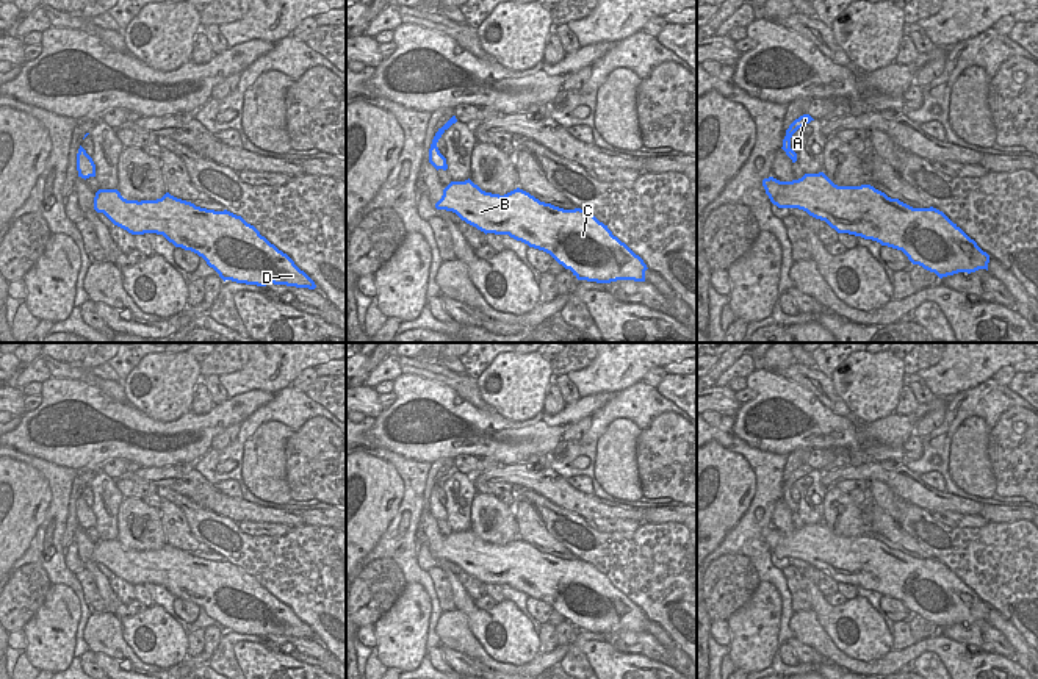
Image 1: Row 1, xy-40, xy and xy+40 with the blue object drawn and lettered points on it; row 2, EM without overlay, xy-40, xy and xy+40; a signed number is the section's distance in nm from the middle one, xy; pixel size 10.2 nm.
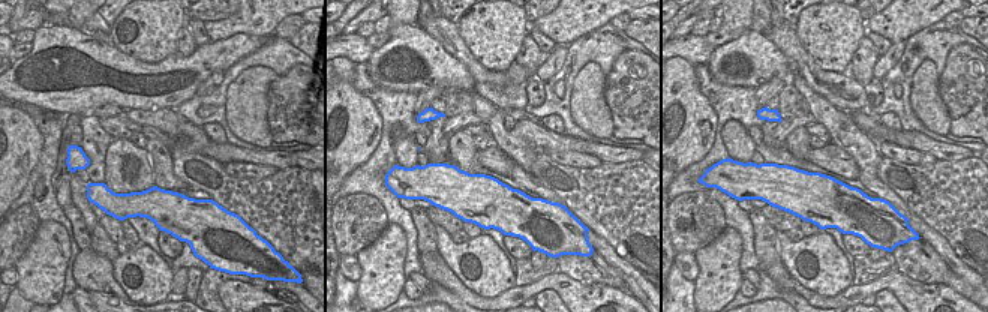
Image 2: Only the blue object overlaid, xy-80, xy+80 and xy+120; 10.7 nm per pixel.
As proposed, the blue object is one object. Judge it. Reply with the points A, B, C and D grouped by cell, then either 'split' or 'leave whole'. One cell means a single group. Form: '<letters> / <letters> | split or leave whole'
A B C D | leave whole

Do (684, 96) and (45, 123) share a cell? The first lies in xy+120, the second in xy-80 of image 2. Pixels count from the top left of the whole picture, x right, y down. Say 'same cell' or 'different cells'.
different cells

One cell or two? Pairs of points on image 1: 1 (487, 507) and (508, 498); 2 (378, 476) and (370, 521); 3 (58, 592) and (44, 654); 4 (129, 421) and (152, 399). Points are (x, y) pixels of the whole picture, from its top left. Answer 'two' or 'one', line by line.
1: two
2: one
3: one
4: two

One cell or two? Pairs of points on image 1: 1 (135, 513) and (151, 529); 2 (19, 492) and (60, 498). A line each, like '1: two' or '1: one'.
1: one
2: two

